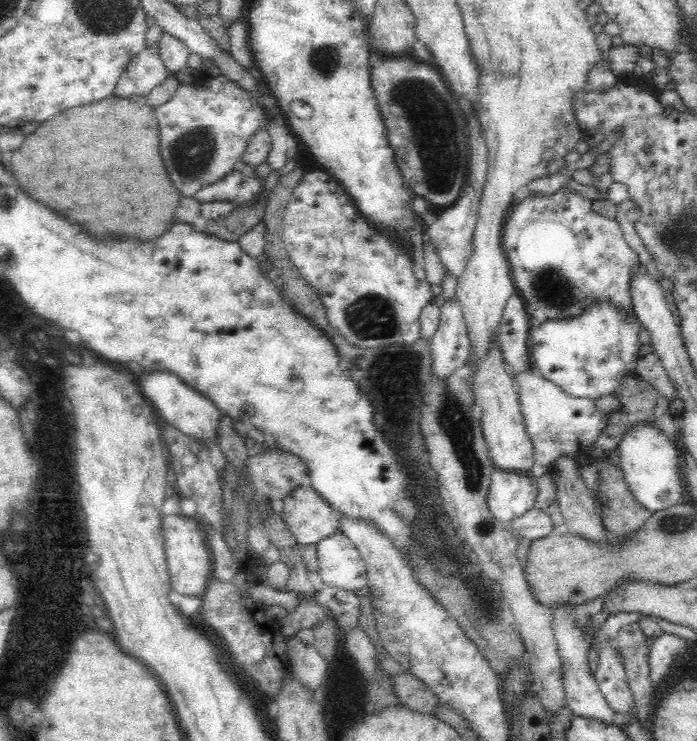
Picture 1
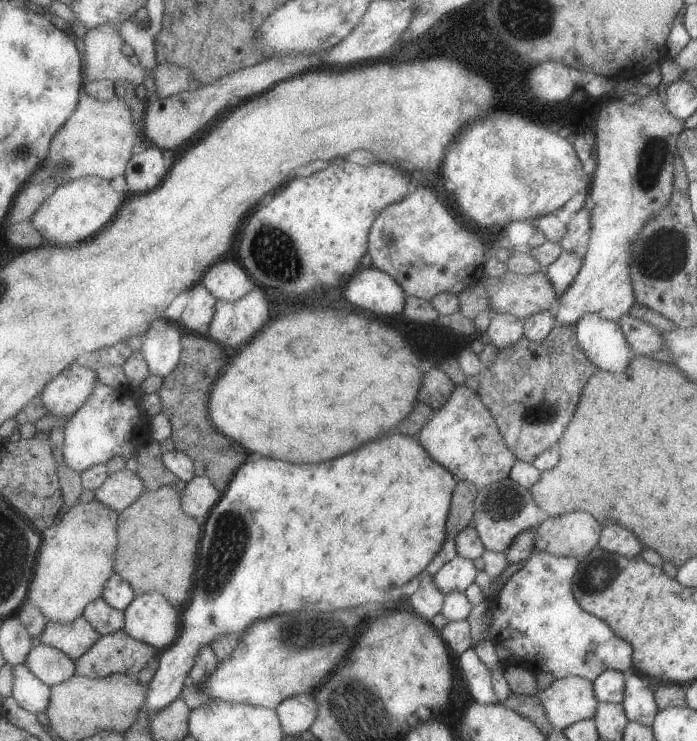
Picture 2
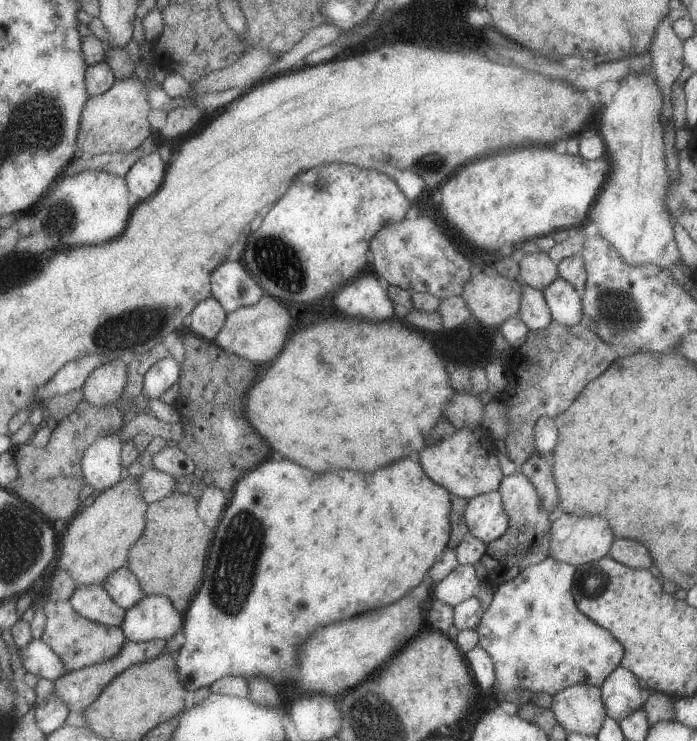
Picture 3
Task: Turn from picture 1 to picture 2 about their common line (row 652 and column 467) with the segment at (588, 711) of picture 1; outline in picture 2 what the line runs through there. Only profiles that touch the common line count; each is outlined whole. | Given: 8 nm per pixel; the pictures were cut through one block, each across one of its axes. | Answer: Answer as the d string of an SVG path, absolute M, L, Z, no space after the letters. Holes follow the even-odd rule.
M457 555L448 562L435 576L439 588L446 594L459 591L463 592L477 574L473 561Z

